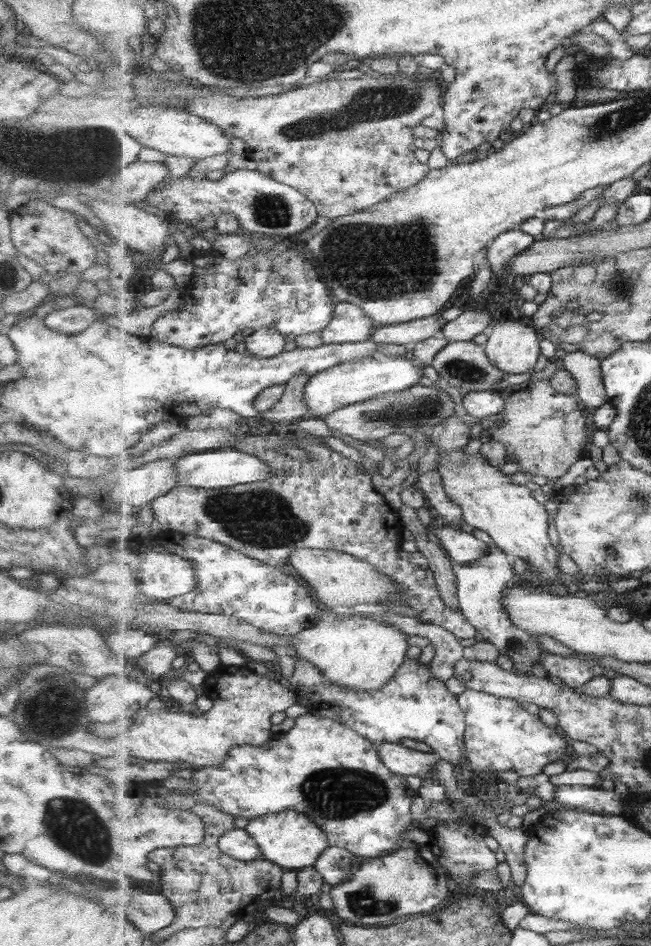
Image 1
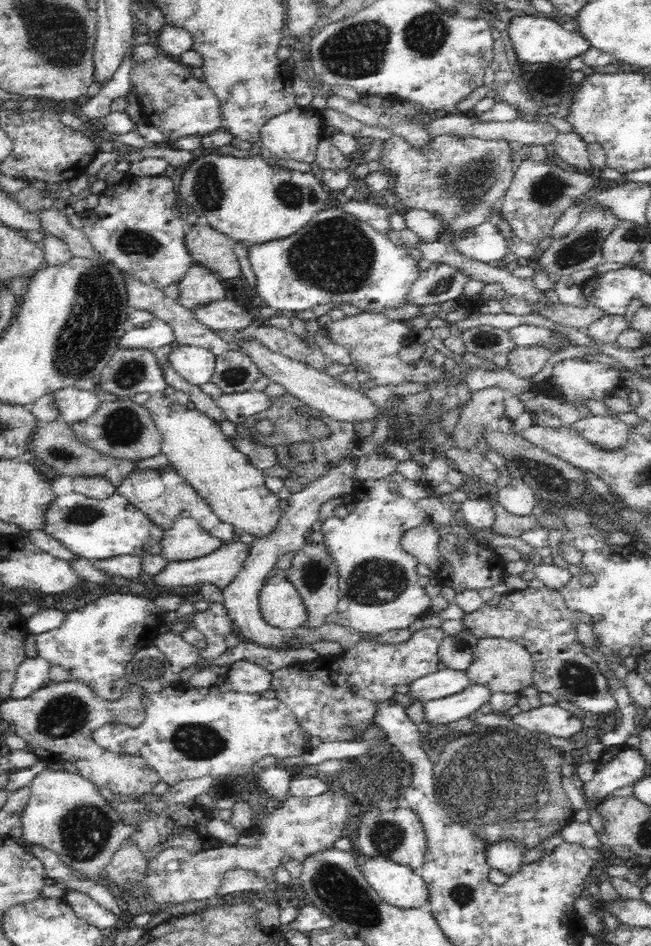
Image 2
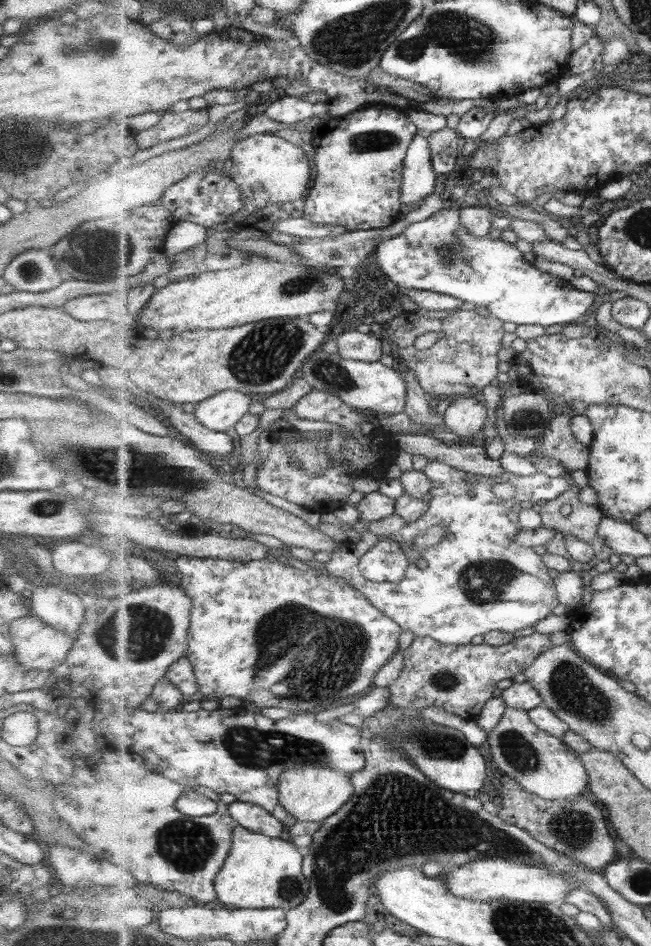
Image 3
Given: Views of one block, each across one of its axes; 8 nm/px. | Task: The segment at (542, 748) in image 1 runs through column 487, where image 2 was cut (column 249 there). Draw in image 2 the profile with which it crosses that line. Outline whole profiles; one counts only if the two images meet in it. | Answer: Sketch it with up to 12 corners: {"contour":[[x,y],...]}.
{"contour":[[175,683],[95,744],[174,786],[306,749],[284,701]]}

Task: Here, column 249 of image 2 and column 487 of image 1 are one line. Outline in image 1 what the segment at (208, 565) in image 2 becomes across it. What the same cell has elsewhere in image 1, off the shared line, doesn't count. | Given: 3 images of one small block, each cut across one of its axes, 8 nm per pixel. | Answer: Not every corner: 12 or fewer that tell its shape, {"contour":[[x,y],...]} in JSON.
{"contour":[[446,525],[434,533],[455,564],[490,554],[487,542]]}

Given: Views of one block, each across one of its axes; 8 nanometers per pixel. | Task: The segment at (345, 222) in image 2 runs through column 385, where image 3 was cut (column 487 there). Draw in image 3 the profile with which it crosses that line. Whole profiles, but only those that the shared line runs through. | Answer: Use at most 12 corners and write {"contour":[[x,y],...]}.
{"contour":[[444,209],[377,244],[396,288],[516,325],[583,323],[597,294]]}

